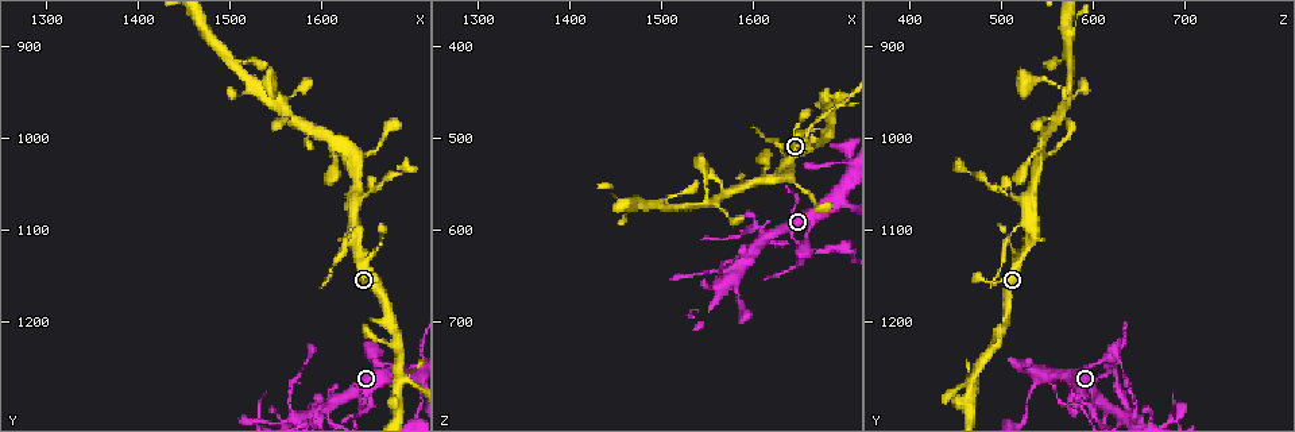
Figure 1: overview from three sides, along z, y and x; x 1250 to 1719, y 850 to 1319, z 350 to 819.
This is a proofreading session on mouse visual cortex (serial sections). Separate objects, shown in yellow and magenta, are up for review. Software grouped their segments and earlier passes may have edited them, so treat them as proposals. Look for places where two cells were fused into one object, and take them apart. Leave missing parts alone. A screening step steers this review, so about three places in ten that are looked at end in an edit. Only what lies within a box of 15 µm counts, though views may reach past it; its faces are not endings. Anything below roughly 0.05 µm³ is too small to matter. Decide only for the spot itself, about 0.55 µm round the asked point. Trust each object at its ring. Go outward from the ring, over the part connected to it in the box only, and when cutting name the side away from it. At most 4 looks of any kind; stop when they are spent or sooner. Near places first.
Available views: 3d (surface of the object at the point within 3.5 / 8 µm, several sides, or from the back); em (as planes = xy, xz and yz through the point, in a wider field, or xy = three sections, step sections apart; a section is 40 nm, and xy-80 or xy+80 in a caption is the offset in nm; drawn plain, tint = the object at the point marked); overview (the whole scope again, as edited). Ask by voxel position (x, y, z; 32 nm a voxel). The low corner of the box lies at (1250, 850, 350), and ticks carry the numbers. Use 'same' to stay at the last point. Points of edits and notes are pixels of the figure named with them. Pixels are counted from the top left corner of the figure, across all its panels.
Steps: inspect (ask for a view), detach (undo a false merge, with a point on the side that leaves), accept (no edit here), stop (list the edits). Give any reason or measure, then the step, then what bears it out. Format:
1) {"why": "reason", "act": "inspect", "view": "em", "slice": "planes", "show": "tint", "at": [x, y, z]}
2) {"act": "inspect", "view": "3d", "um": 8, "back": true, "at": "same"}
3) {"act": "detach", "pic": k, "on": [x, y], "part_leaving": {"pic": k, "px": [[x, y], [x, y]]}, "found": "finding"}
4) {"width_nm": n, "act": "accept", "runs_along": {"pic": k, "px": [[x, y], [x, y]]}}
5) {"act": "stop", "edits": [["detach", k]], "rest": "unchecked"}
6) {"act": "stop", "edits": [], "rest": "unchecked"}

{"why": "abrupt turn", "act": "inspect", "view": "3d", "um": 3.5, "at": [1610, 1285, 610]}

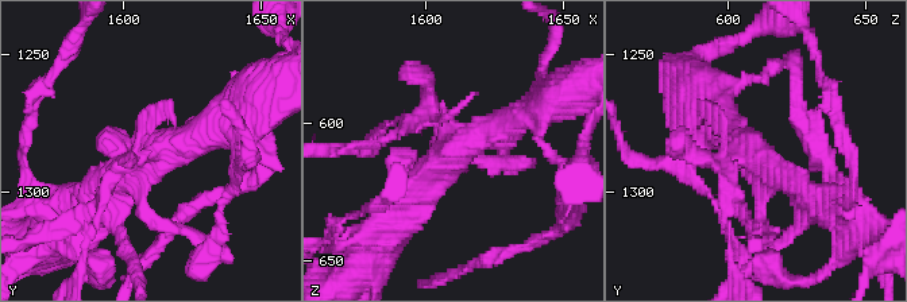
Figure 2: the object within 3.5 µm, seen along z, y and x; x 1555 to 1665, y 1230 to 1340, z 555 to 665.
{"why": "need the tissue", "act": "inspect", "view": "em", "slice": "planes", "show": "tint", "at": [1613, 1284, 608]}

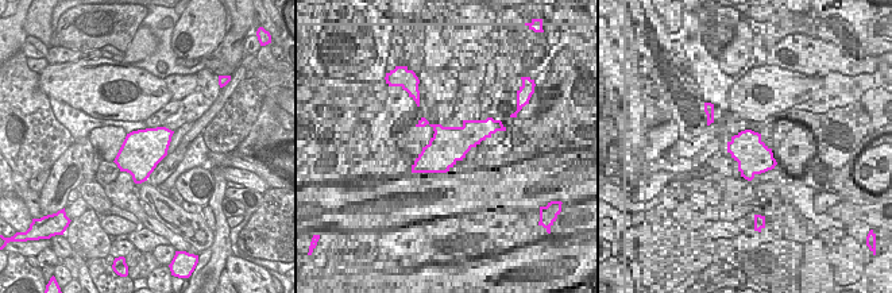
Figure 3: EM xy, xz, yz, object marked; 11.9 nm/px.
{"act": "accept", "runs_along": {"pic": 2, "px": [[227, 103], [111, 198]]}, "found": "all the same cell"}

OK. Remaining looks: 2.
{"why": "sharp bend", "act": "inspect", "view": "3d", "um": 3.5, "back": true, "at": [1655, 1240, 615]}

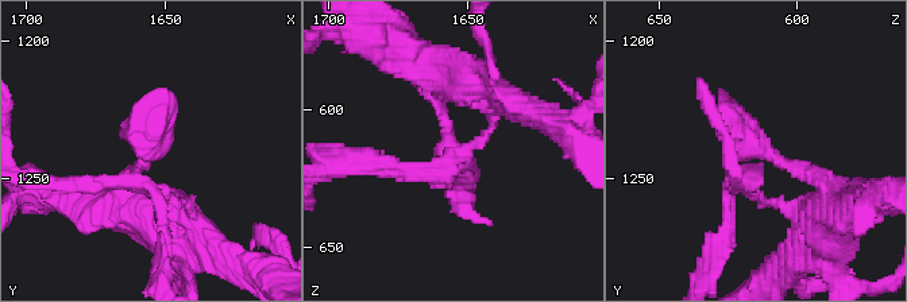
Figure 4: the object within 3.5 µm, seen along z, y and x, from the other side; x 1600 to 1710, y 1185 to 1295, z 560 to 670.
{"act": "inspect", "view": "em", "slice": "planes", "show": "tint", "at": [1658, 1240, 614]}

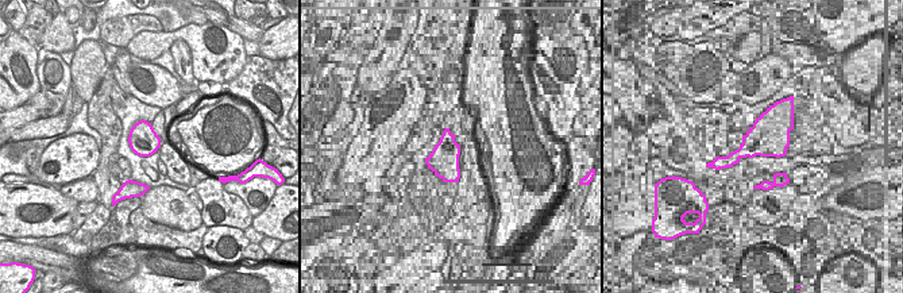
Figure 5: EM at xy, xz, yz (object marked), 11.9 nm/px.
{"width_nm": 360, "act": "detach", "pic": 4, "on": [730, 236], "part_leaving": {"pic": 4, "px": [[431, 170], [339, 162]]}, "found": "a second cell is stuck on"}

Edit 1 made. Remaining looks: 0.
{"act": "stop", "edits": [["detach", 4]], "rest": "unchecked"}

